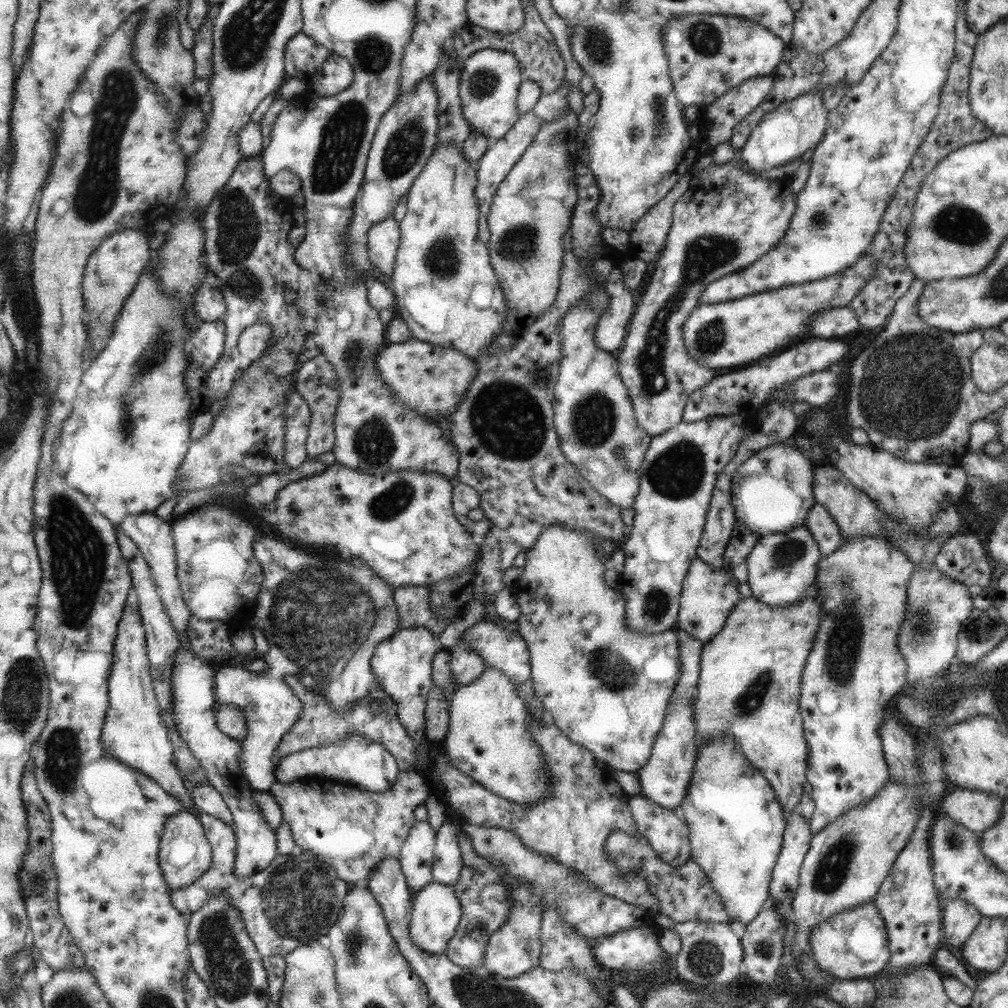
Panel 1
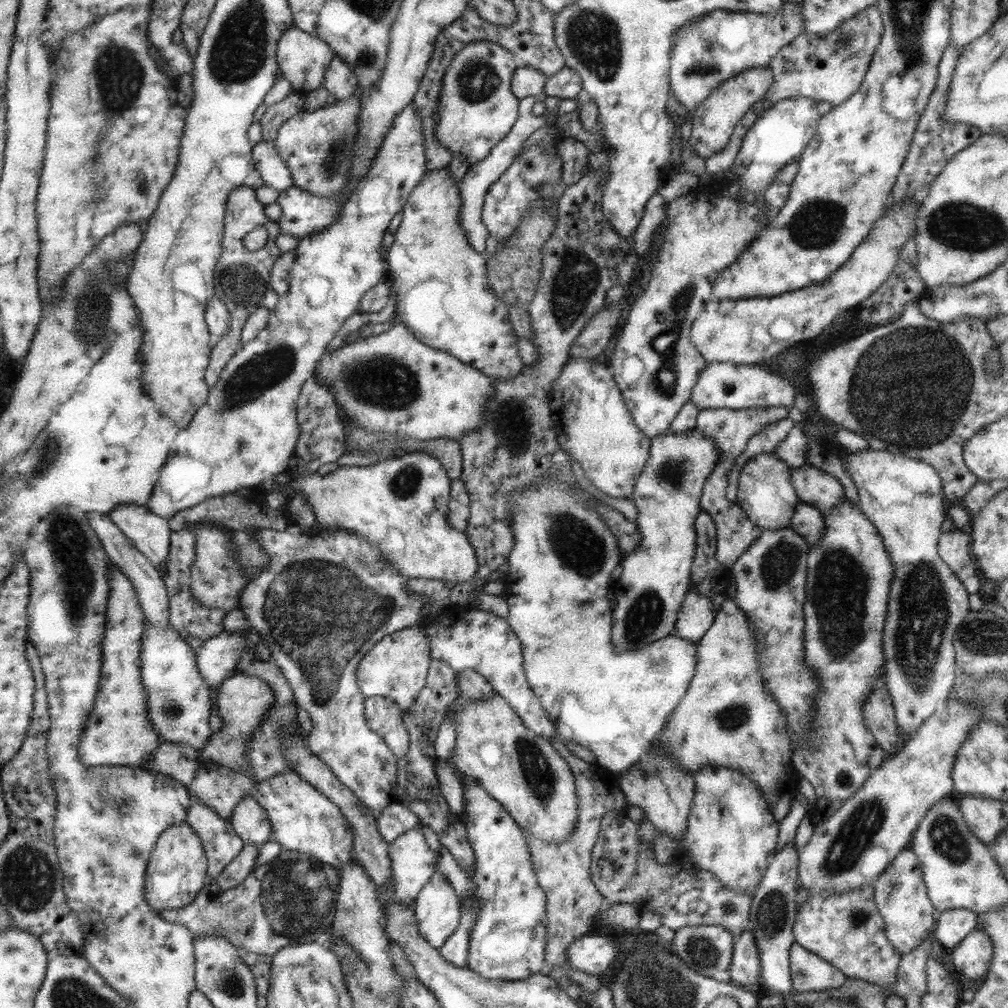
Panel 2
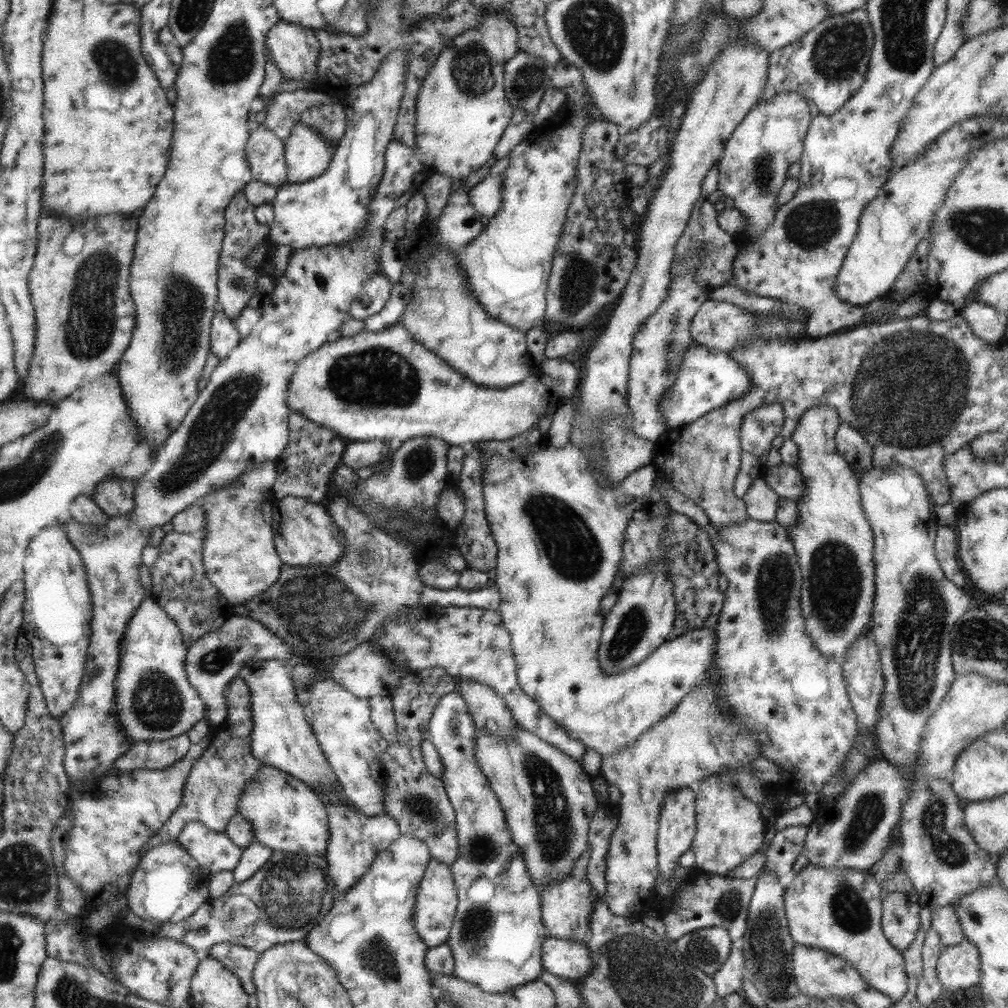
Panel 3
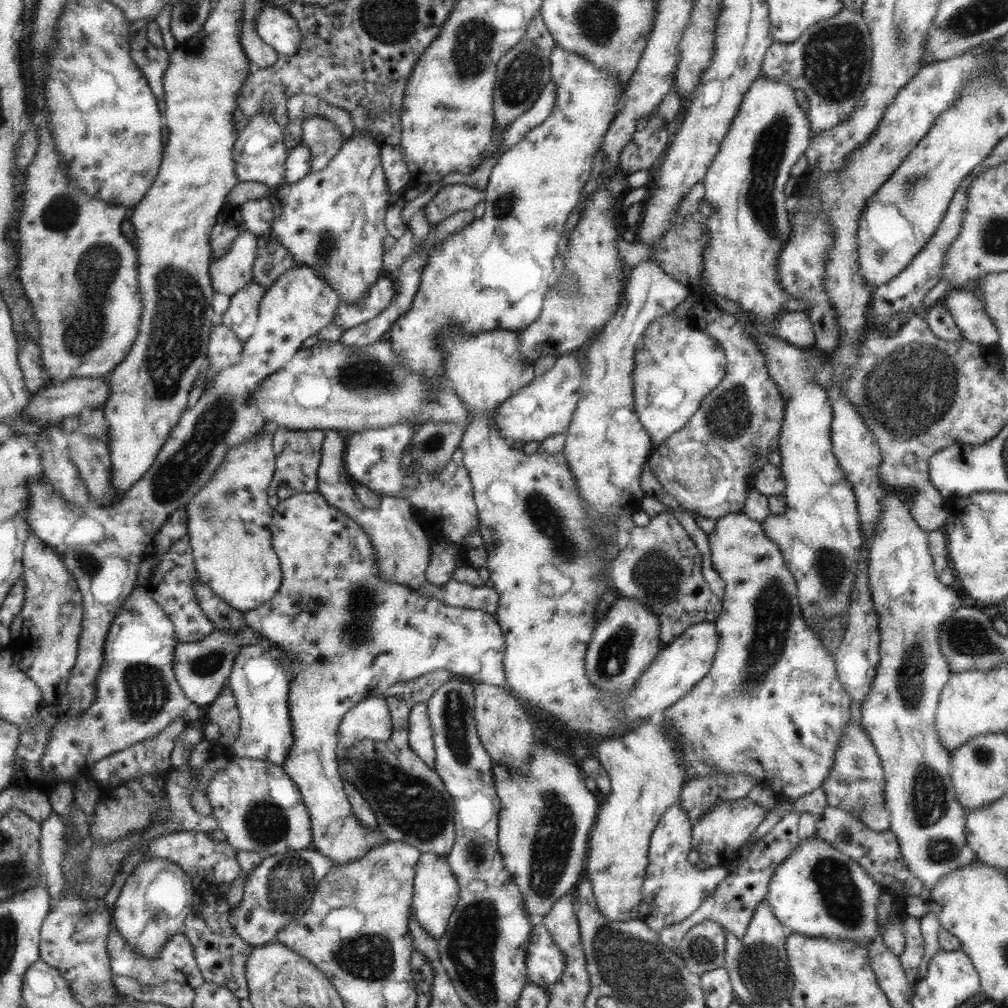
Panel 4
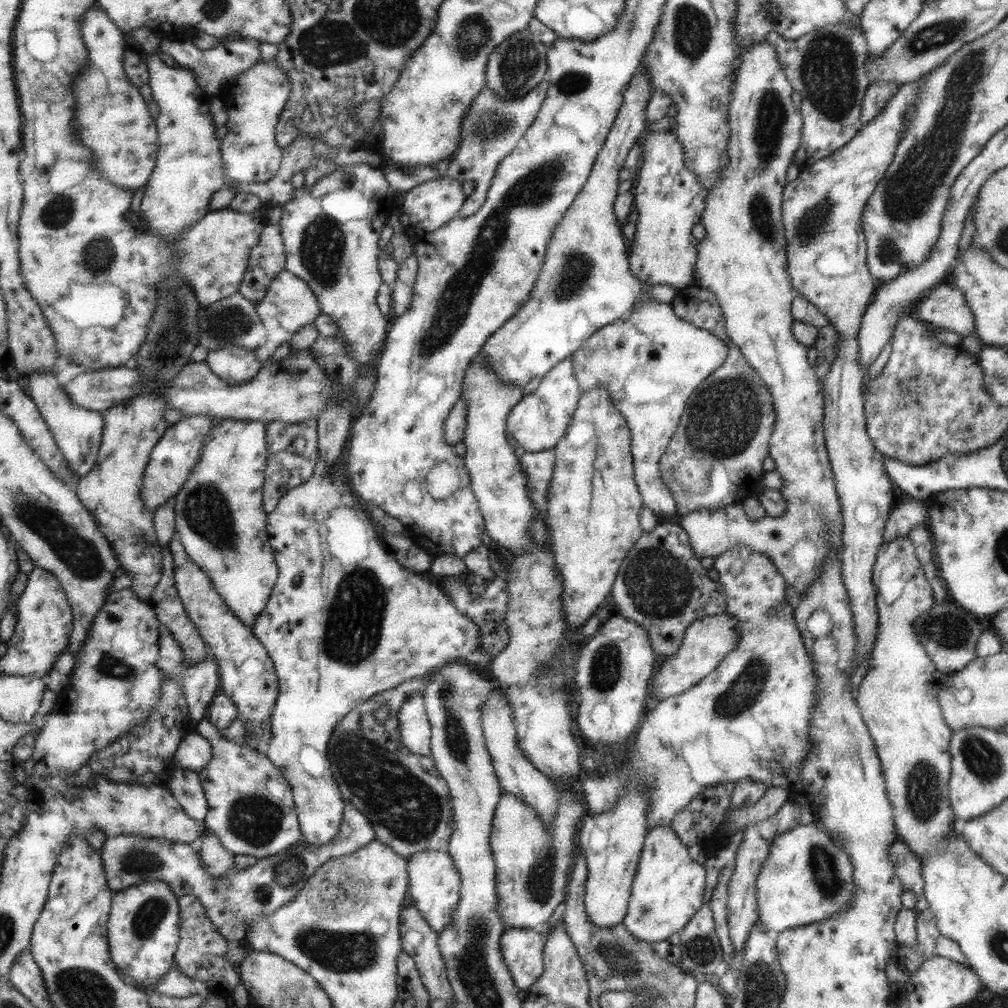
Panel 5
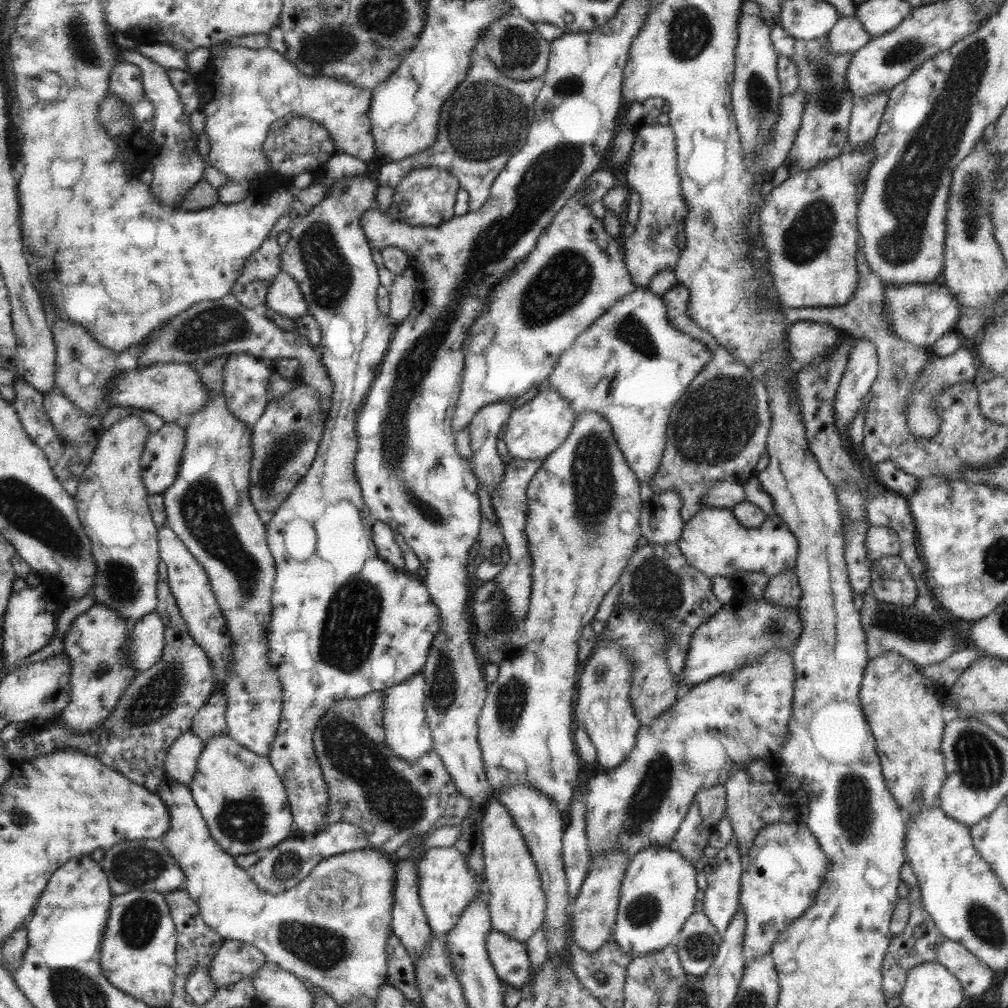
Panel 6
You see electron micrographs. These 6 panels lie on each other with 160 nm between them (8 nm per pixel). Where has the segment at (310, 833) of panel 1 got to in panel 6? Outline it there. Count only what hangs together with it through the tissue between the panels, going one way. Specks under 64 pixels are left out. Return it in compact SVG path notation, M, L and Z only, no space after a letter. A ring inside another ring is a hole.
M219 734L205 743L204 750L198 757L196 774L189 786L190 793L202 817L206 820L212 838L231 856L264 853L288 839L292 834L290 829L295 827L288 792L270 759L248 750L245 746L240 746L228 734Z

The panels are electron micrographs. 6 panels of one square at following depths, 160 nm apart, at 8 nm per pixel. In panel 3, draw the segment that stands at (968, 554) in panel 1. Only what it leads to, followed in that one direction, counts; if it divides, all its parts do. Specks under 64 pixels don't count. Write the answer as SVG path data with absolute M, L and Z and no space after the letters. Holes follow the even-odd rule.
M939 526L934 546L936 558L946 579L962 588L966 584L967 574L957 556L958 532L952 528Z

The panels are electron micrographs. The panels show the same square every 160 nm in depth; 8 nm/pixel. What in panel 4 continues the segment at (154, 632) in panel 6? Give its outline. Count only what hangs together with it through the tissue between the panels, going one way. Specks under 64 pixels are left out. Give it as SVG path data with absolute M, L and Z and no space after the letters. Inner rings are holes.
M245 624L243 628L239 628L238 632L214 630L202 641L192 643L179 642L175 646L173 671L175 679L185 692L185 697L194 704L197 704L200 708L212 704L212 701L218 698L218 695L227 684L237 652L243 646L250 644L260 644L267 652L276 654L276 657L280 660L280 664L284 666L287 673L290 672L293 678L295 668L291 666L291 658L287 656L287 652L281 646L277 646L275 642L254 632L252 628Z

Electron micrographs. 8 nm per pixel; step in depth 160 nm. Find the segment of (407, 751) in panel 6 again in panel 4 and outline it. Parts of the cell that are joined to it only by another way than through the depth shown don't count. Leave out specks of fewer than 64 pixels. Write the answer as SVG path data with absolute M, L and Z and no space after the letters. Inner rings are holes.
M416 703L409 714L410 748L431 768L435 768L435 746L432 725L428 716L427 705Z

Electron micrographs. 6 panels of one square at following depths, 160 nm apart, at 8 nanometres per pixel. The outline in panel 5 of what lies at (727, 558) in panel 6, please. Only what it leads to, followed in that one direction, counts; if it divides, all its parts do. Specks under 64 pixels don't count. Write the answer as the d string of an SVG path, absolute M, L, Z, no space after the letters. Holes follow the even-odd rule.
M767 40L754 43L742 53L735 72L727 116L731 132L727 144L729 161L707 193L701 217L706 235L698 243L694 270L694 284L716 295L730 342L743 352L744 359L764 381L768 394L773 398L776 417L769 456L776 464L774 471L783 478L780 492L786 501L786 512L771 519L753 521L746 516L741 503L734 503L719 509L704 508L689 512L681 517L680 525L688 533L692 550L700 559L716 559L735 546L747 546L754 552L765 554L784 577L787 586L804 594L820 578L821 568L828 557L836 557L841 561L842 515L825 444L823 384L810 365L807 346L798 343L791 332L794 320L791 305L796 294L787 271L782 197L787 183L786 171L802 140L803 123L802 113L792 101L793 92L793 86L779 65L776 51Z

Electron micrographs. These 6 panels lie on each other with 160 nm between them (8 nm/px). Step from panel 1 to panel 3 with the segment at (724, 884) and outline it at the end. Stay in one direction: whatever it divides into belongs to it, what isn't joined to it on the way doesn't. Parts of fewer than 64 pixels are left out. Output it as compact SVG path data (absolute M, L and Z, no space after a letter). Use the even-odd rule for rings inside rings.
M710 776L699 784L702 794L695 794L696 828L690 850L696 855L695 868L704 872L726 875L753 854L764 849L768 841L764 838L768 823L764 823L759 806L738 792L732 784L718 786L719 778ZM726 810L726 824L724 822Z

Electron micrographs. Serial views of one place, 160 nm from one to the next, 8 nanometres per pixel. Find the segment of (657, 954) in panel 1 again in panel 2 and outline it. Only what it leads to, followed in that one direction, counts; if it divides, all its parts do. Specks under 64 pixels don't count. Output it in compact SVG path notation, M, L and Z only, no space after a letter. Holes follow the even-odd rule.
M592 932L574 939L567 950L567 962L576 970L600 975L608 971L611 962L620 954L620 945L612 937L600 932Z

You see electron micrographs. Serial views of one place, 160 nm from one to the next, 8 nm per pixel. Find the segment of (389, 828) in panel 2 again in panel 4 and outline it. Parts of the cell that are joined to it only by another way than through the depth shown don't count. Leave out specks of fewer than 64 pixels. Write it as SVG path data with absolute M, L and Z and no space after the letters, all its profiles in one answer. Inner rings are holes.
M319 491L293 492L289 498L280 500L276 503L272 513L270 532L272 533L271 541L274 552L278 555L281 564L283 574L282 586L280 586L279 591L267 603L261 604L258 608L247 610L243 613L243 617L246 624L252 628L254 632L275 642L277 646L281 646L281 648L287 652L287 656L291 658L291 666L295 668L295 675L290 681L289 690L289 711L293 730L293 743L289 748L287 760L281 767L284 769L284 772L288 777L292 779L292 782L294 782L295 786L298 788L300 795L302 795L304 805L306 805L308 815L310 815L310 823L312 823L311 833L312 838L314 838L312 848L319 854L322 854L324 857L328 858L328 860L331 860L333 864L343 865L347 862L356 861L358 858L362 858L362 856L364 856L366 852L370 852L374 846L382 844L377 837L377 832L381 830L378 828L369 830L369 828L362 827L362 823L356 819L356 815L354 815L354 811L352 811L352 805L350 805L350 801L348 801L345 790L343 789L343 782L339 773L340 762L338 762L337 756L340 721L344 714L366 697L384 696L387 689L397 682L412 680L433 670L447 670L450 671L453 676L456 674L466 676L470 682L474 684L488 683L508 691L525 710L525 713L529 716L529 720L534 722L535 728L542 730L544 733L548 731L550 728L548 721L543 720L543 722L539 722L537 716L533 714L532 707L526 701L522 701L511 690L507 683L504 670L505 638L494 614L490 614L485 610L480 609L476 610L460 608L459 606L448 606L437 598L428 596L424 593L419 593L418 591L408 588L406 585L380 580L380 578L378 578L378 572L376 572L375 550L371 545L367 534L362 530L362 527L352 521L350 517L347 517L342 511L339 511L331 504L328 504L328 501L319 493Z

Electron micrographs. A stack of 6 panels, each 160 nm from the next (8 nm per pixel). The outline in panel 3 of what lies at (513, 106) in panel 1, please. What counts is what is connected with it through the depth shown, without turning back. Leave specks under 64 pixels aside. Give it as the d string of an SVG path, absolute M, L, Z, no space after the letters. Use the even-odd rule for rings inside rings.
M488 13L477 29L464 31L439 54L422 81L416 104L416 151L423 172L466 178L493 156L514 108L504 92L504 65L518 51L519 32L507 14Z

